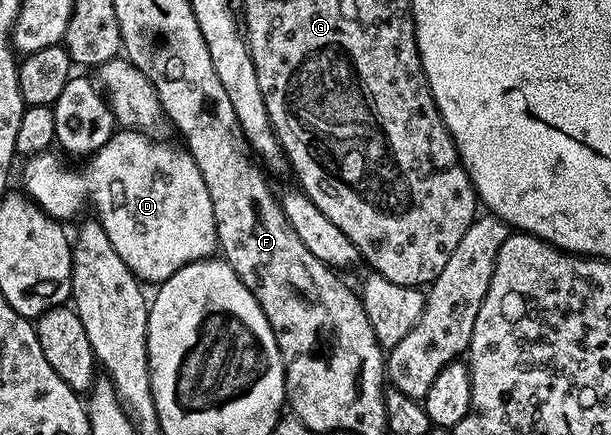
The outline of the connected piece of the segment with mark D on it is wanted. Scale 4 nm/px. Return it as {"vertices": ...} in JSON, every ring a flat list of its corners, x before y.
{"vertices":[[121,128,112,134,112,138,98,152,87,158,85,165,88,166,81,173,63,165,55,157,55,152,39,153,23,162,23,192,61,223,68,223,79,211,80,205,92,201,96,208,95,216,102,223,106,235,110,235,114,251,122,255,122,263,130,267,132,274,144,283,165,281,174,275,174,271,190,263,209,260,218,249,214,203,210,199,210,191,206,191,206,183,187,148,168,143,164,139,147,137,137,129]]}

